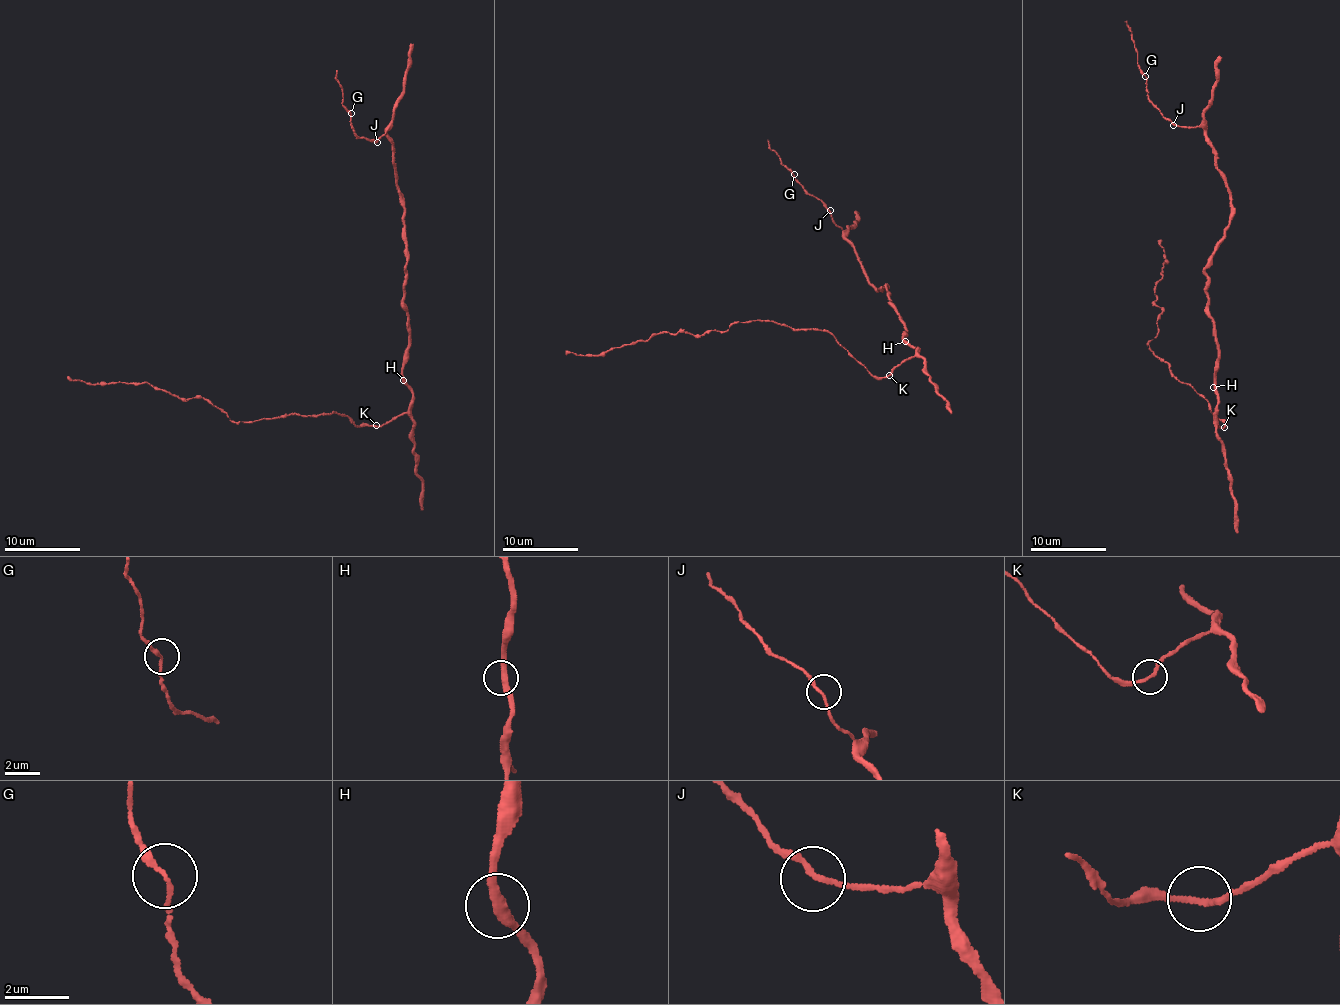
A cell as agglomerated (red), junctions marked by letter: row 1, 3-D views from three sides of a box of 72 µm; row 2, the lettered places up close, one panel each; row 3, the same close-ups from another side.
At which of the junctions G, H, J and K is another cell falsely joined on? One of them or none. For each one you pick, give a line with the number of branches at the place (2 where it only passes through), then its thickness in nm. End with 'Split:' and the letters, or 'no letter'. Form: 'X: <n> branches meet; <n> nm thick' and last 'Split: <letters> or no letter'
Split: no letter

